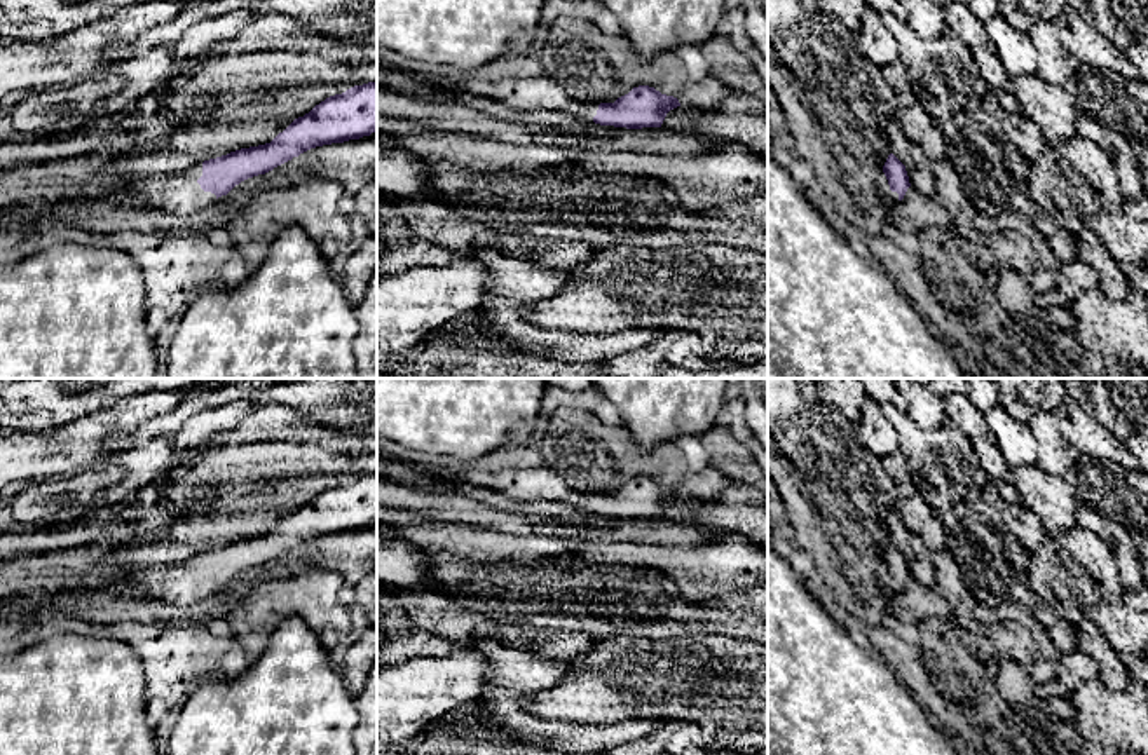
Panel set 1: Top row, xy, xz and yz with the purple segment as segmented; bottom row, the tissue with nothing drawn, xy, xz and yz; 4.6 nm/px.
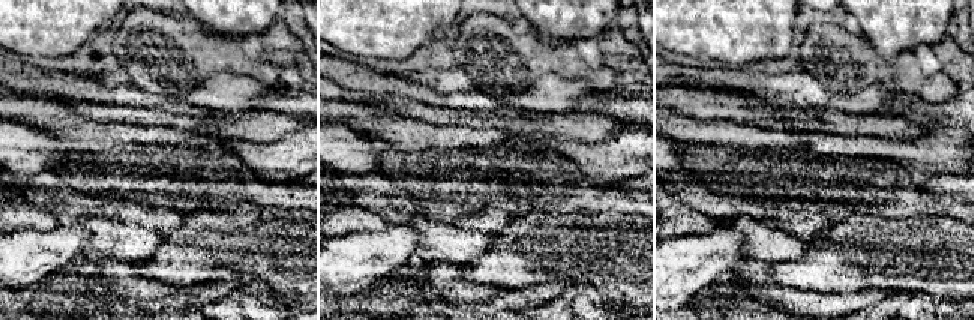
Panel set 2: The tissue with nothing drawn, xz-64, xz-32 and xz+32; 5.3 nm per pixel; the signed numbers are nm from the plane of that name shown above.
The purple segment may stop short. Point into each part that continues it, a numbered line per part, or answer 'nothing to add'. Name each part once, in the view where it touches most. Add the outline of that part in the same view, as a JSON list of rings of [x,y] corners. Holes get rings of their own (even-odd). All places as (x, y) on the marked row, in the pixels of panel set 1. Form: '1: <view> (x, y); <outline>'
1: xy (177, 192); [[[195,160],[183,171],[162,169],[152,174],[127,171],[124,192],[110,197],[108,202],[187,216],[216,201],[215,194],[204,192],[197,183],[201,176],[202,162]]]

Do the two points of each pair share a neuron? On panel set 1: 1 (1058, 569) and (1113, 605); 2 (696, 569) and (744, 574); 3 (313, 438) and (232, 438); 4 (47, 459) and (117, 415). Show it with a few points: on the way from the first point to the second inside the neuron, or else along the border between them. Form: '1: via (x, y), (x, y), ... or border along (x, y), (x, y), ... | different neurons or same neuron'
1: via (1072, 571), (1100, 597) | same neuron
2: via (709, 569), (731, 569) | same neuron
3: via (293, 431), (252, 431) | same neuron
4: via (65, 450), (75, 447), (100, 426) | same neuron

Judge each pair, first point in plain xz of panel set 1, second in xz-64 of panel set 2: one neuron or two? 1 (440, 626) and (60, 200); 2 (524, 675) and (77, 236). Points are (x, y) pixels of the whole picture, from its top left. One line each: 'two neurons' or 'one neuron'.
1: one neuron
2: two neurons

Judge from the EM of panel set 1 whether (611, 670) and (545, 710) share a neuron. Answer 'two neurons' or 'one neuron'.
one neuron

